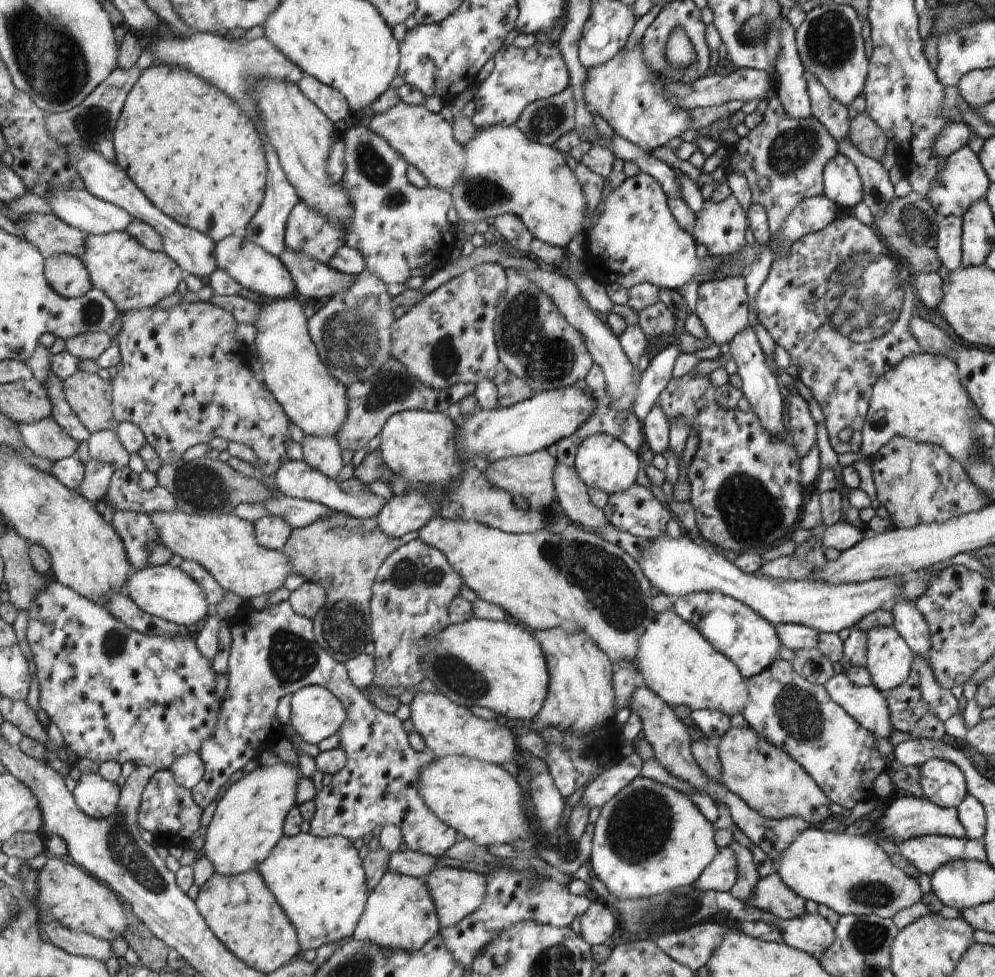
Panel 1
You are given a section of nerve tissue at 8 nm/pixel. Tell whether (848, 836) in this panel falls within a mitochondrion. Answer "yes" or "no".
no

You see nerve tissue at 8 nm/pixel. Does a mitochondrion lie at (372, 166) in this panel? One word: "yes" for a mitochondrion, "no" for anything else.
yes

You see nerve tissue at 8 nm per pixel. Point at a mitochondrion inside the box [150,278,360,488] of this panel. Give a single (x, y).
(178, 338)

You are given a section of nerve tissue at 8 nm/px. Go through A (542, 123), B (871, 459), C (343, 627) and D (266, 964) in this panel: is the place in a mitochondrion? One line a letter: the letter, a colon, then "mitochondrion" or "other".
A: mitochondrion
B: other
C: mitochondrion
D: other

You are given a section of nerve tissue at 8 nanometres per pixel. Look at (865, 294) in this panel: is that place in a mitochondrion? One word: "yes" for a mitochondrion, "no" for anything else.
yes

